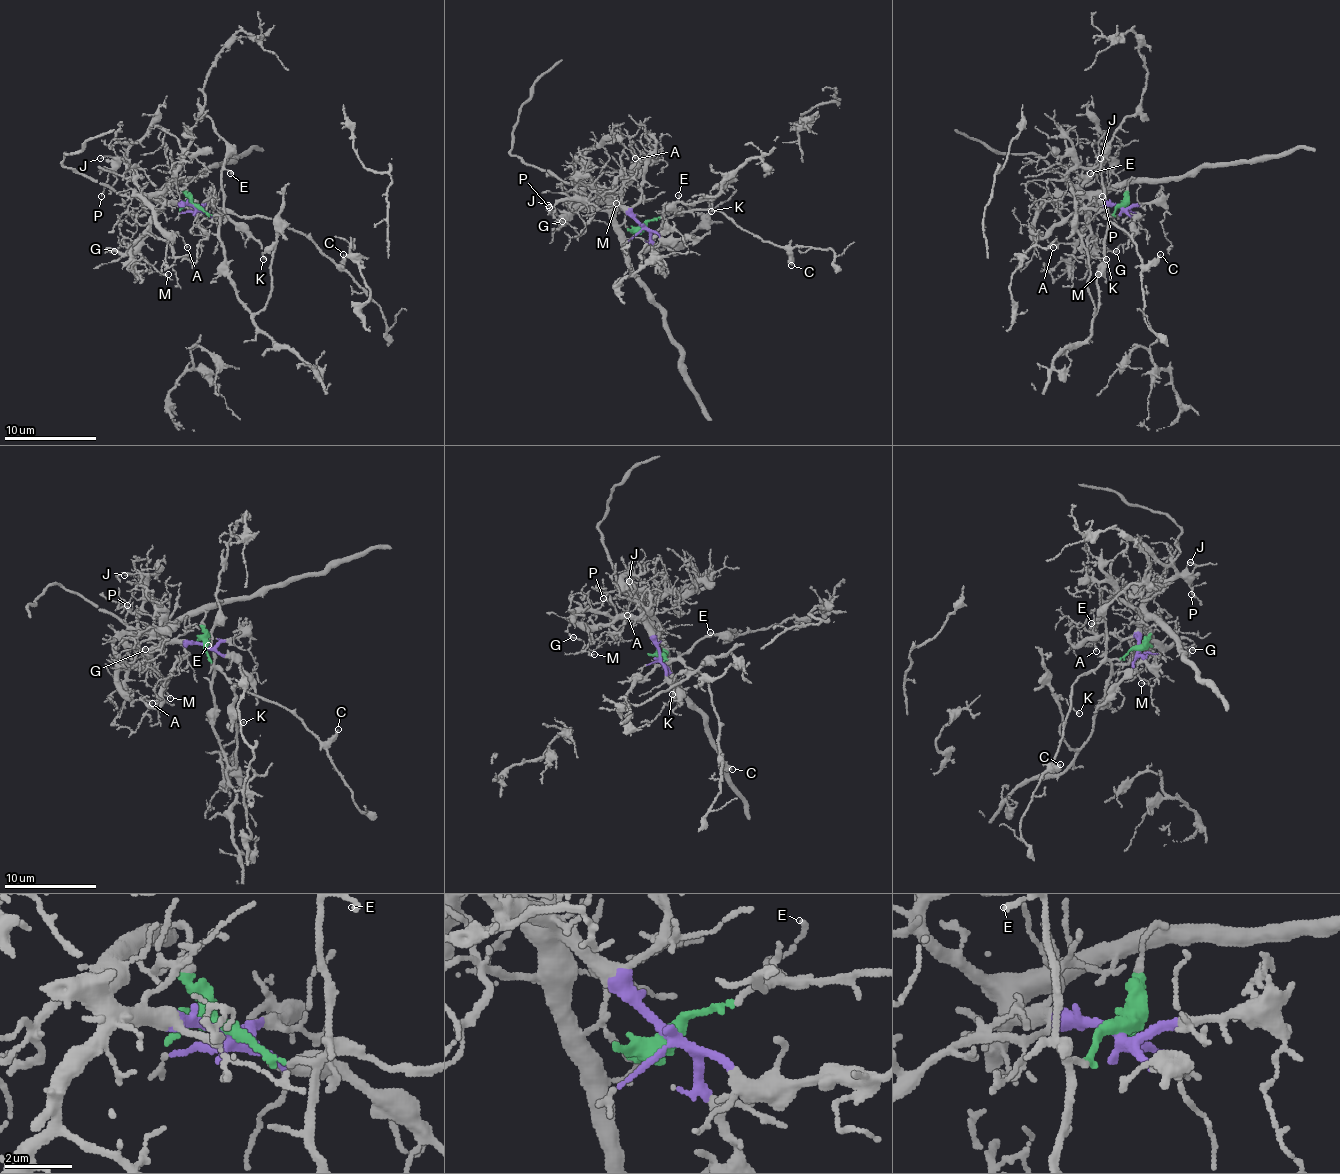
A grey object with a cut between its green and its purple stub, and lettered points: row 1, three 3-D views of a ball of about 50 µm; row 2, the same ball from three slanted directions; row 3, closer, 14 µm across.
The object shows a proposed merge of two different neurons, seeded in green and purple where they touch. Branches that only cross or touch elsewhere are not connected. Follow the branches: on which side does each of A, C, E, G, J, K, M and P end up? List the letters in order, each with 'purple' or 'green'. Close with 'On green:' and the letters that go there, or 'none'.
A: purple
C: green
E: green
G: purple
J: purple
K: green
M: purple
P: purple
On green: C, E, K

